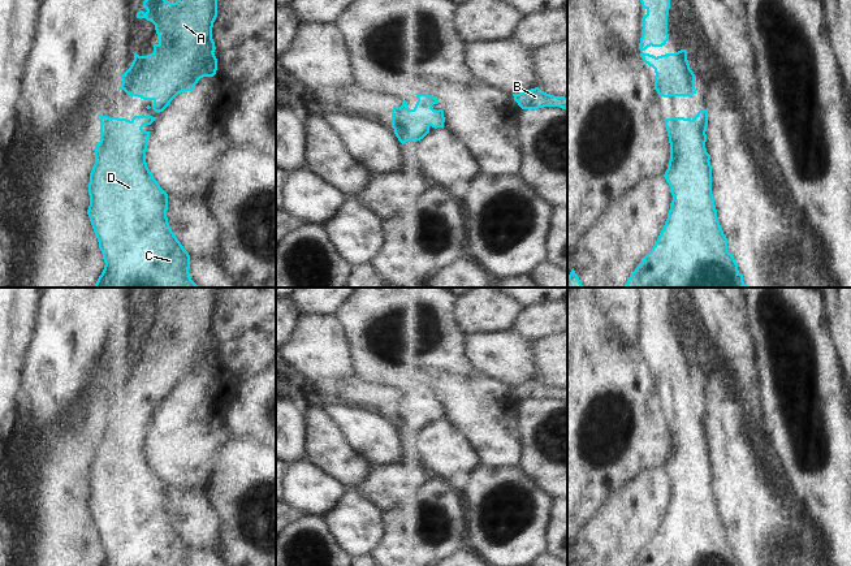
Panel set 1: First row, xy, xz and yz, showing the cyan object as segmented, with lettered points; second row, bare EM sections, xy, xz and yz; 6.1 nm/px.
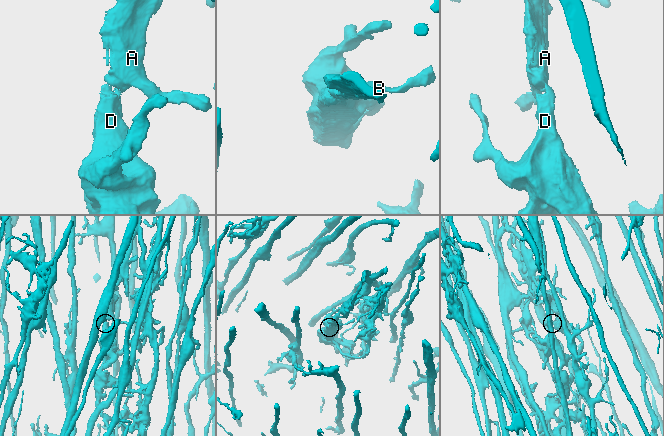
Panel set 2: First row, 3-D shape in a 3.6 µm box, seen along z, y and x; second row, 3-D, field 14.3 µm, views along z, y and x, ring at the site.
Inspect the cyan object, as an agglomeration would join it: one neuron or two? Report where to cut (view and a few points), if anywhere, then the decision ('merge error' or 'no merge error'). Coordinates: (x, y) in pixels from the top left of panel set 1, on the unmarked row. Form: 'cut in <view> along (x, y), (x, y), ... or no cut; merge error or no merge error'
no cut; no merge error

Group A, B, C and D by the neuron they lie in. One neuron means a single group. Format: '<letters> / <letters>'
A B C D

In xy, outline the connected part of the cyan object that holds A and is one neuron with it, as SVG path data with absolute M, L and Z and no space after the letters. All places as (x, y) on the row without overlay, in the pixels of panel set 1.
M148 288L143 293L143 298L147 303L139 302L137 310L146 310L155 316L159 334L154 334L154 344L147 347L134 345L130 359L121 367L120 380L130 388L152 392L154 397L146 399L160 405L178 385L193 383L200 370L216 366L217 350L213 345L216 338L212 330L212 319L217 308L217 288L181 288L176 294L169 294L163 288Z

